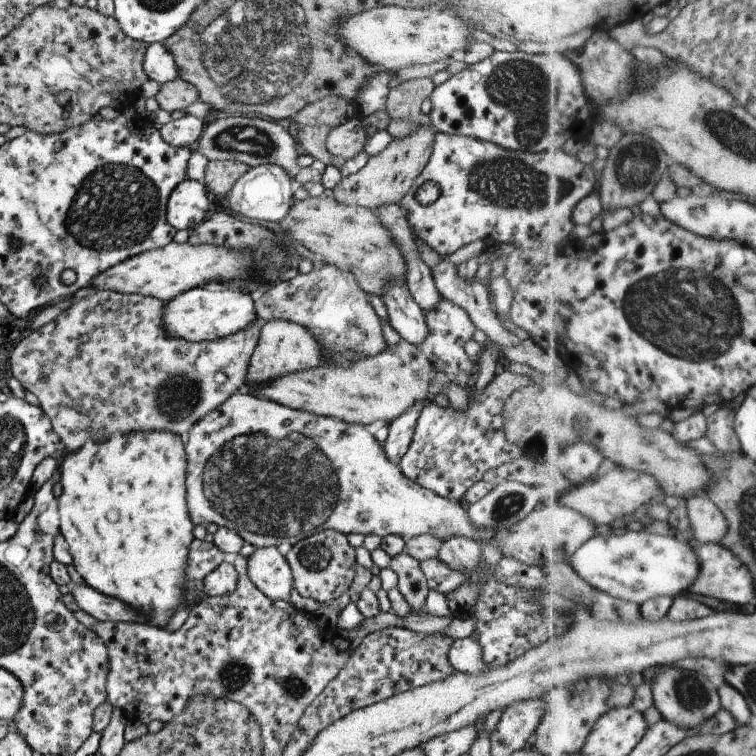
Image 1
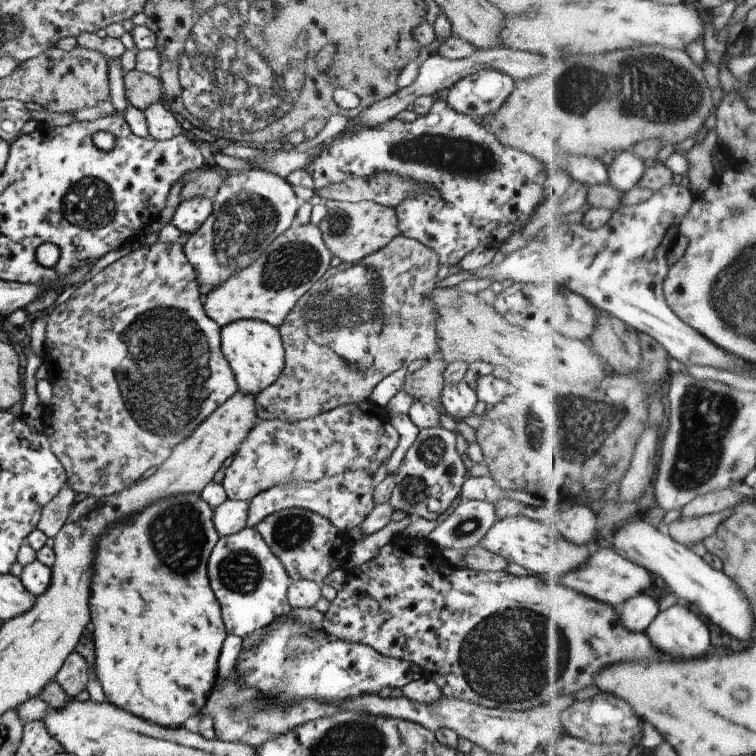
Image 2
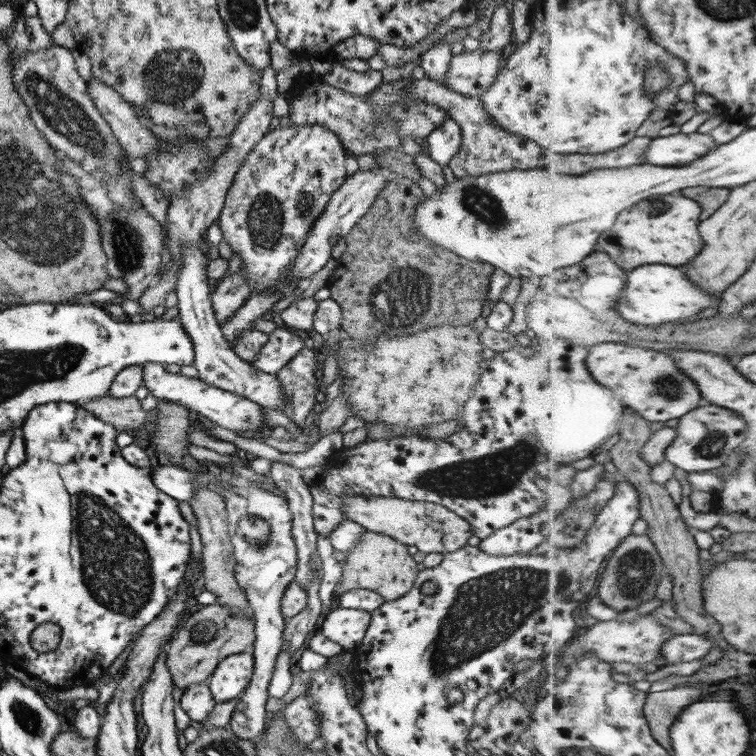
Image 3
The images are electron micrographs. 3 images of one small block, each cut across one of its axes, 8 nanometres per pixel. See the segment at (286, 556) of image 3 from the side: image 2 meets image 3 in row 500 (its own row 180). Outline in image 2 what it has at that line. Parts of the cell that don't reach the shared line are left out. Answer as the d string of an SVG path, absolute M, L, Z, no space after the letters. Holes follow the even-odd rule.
M261 169L229 173L223 179L211 199L211 214L181 243L202 295L218 287L230 274L250 265L277 235L293 224L300 204L291 187L284 178Z

